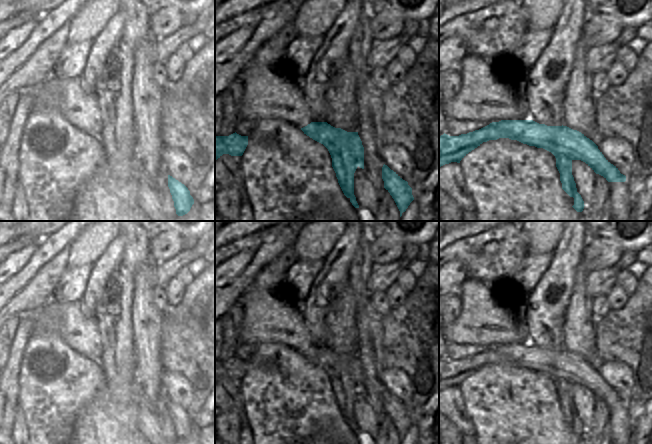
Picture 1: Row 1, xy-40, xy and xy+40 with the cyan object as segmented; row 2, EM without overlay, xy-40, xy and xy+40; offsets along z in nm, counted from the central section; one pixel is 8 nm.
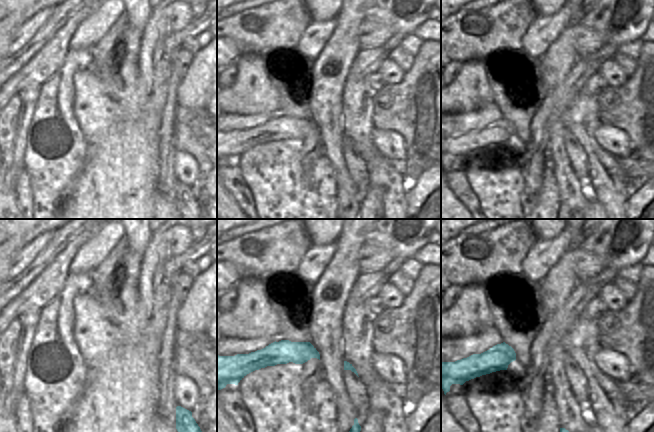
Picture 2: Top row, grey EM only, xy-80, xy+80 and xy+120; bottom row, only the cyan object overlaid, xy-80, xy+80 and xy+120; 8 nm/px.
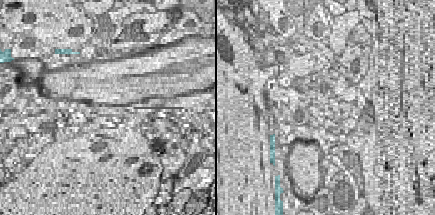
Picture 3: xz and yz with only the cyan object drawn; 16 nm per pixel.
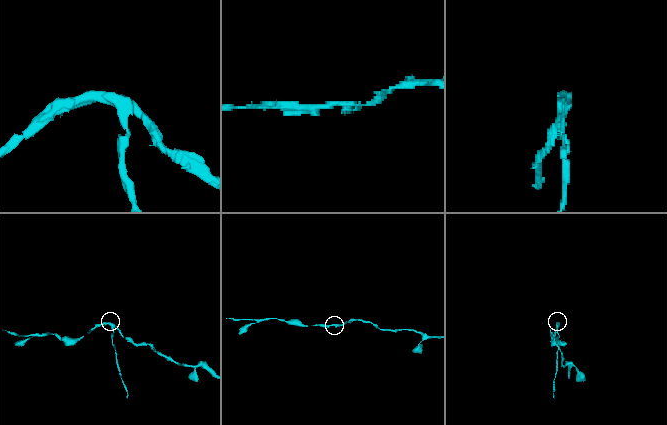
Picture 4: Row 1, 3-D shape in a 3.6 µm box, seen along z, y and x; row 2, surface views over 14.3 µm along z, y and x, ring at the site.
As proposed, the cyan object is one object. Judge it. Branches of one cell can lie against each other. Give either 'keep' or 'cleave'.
cleave

